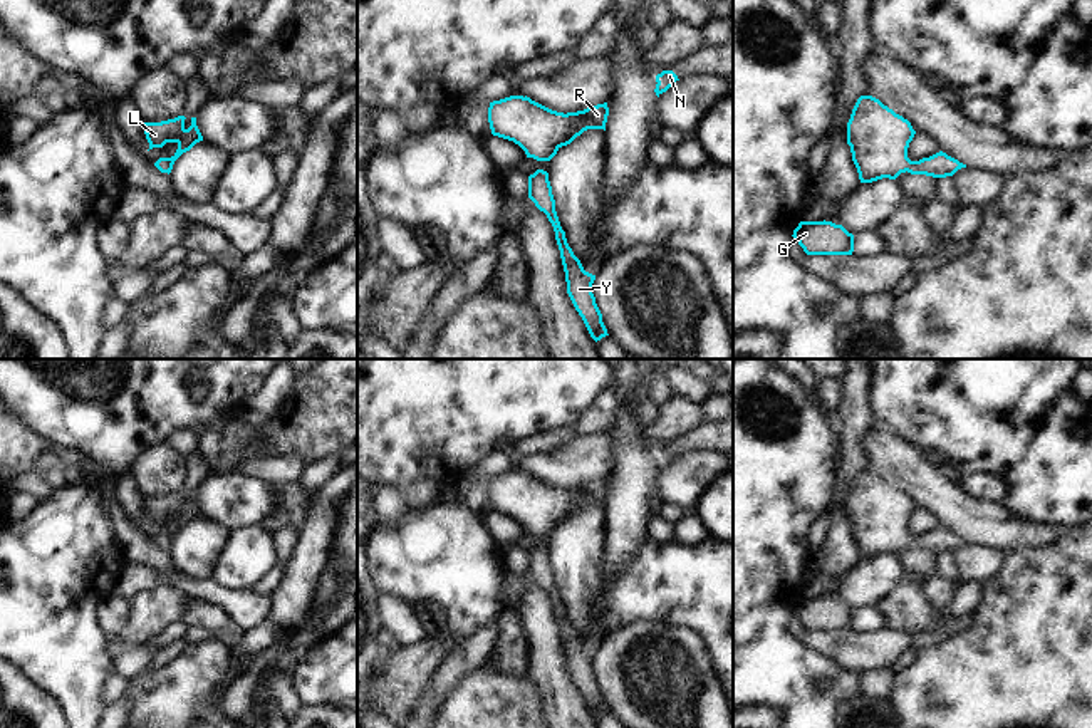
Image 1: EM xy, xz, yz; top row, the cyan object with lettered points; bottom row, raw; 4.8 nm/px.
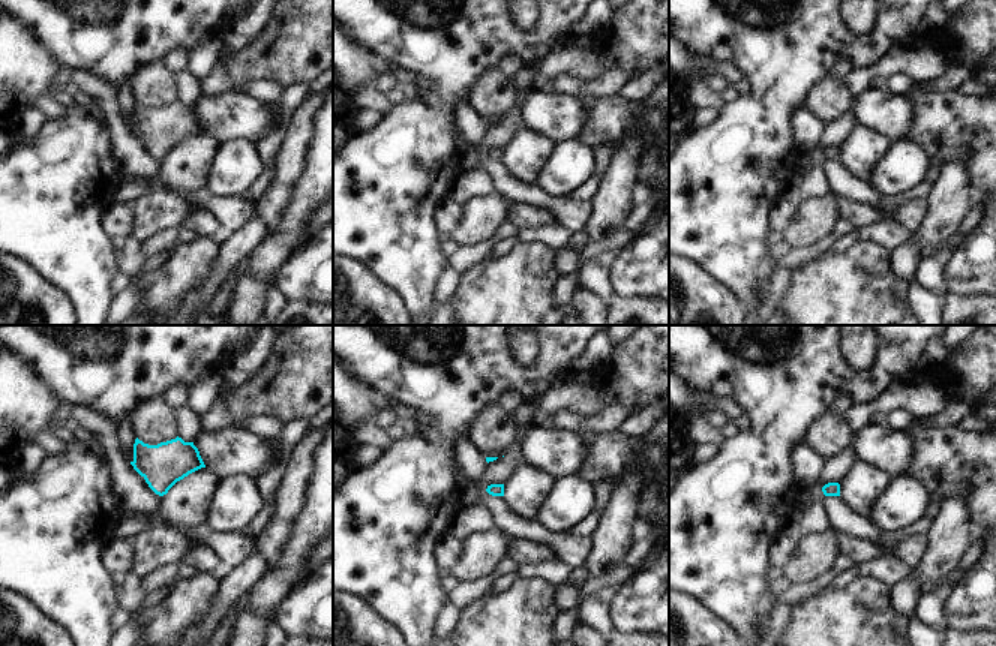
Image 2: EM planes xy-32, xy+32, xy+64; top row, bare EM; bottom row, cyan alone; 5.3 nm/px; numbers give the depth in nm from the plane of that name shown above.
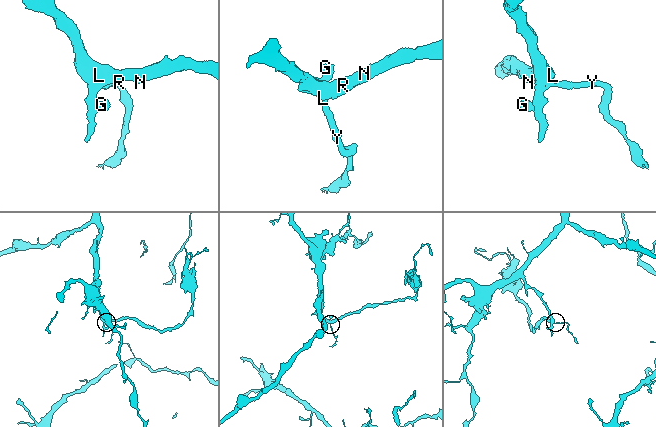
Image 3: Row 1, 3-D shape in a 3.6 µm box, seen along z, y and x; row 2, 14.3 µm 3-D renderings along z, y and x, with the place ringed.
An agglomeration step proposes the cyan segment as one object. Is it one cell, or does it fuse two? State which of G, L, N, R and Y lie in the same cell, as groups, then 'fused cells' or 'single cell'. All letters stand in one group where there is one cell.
G L N R Y; single cell

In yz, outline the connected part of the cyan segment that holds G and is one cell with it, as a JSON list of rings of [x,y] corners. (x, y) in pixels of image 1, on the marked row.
[[[800,221],[792,235],[807,255],[852,255],[854,235],[832,221]]]

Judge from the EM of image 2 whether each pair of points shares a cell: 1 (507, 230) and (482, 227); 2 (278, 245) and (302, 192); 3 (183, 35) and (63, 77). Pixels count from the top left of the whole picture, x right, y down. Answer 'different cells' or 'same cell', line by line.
1: different cells
2: same cell
3: different cells

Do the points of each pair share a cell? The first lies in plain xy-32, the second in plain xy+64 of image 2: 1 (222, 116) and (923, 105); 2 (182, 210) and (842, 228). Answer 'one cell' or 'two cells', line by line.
1: two cells
2: two cells

